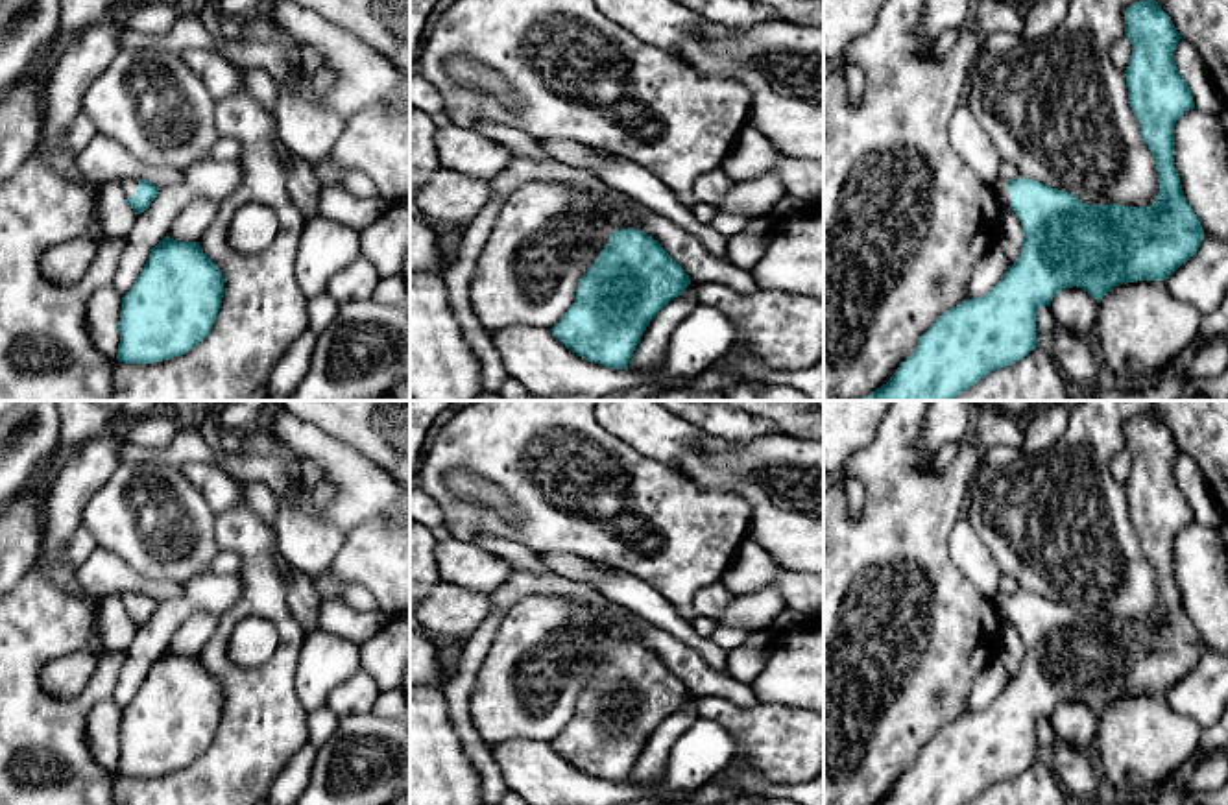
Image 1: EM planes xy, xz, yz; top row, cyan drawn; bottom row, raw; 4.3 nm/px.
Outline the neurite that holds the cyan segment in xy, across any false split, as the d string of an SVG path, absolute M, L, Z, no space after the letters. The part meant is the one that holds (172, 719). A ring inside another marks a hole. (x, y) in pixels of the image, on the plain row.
M168 648L122 711L118 775L155 777L188 766L211 748L223 691L199 655Z

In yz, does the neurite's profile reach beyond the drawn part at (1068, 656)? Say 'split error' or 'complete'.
split error

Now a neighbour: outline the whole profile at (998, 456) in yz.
M995 445L984 451L984 463L997 467L997 469L1016 463L1021 458L1023 458L1021 449L1010 447L1010 445Z

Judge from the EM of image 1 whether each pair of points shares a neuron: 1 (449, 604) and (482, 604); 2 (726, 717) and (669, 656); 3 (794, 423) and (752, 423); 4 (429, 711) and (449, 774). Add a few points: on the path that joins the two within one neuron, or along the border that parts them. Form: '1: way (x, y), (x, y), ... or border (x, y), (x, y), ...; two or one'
1: way (457, 604), (475, 604); one
2: border (697, 696), (722, 696), (748, 708); two
3: border (767, 420), (780, 431); two
4: way (429, 726), (429, 754), (434, 759); one

